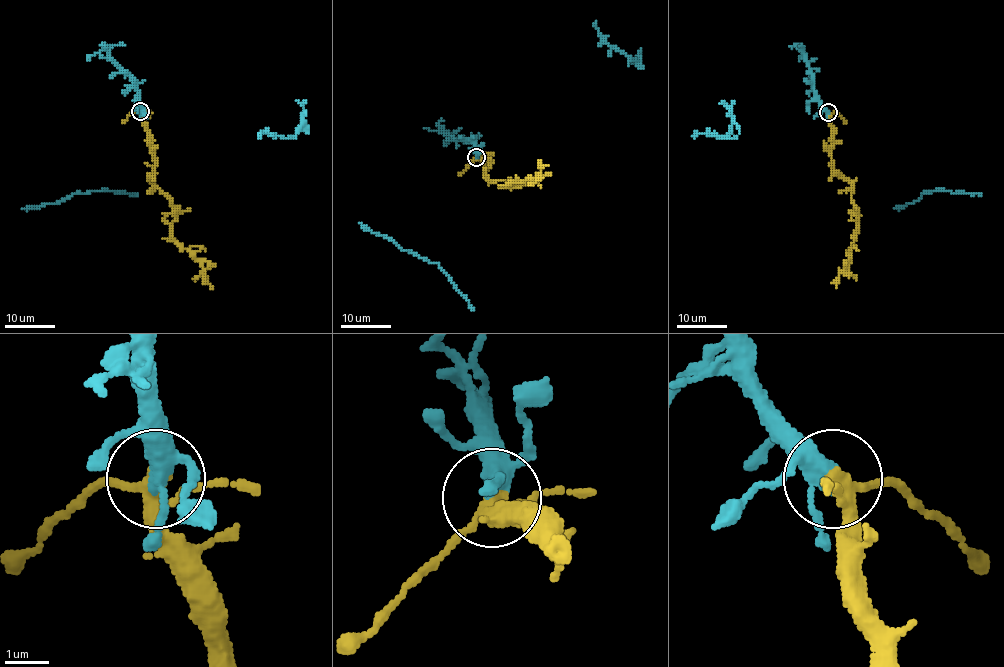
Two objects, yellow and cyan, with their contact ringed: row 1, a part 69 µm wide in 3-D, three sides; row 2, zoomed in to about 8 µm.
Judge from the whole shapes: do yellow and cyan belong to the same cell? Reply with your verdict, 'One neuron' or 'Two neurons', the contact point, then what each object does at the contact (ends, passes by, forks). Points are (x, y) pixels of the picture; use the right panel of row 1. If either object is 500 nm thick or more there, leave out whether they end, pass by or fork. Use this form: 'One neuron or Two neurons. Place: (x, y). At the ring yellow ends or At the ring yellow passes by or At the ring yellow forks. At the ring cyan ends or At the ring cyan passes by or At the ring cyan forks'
One neuron. Place: (828, 112). At the ring yellow forks. At the ring cyan forks

